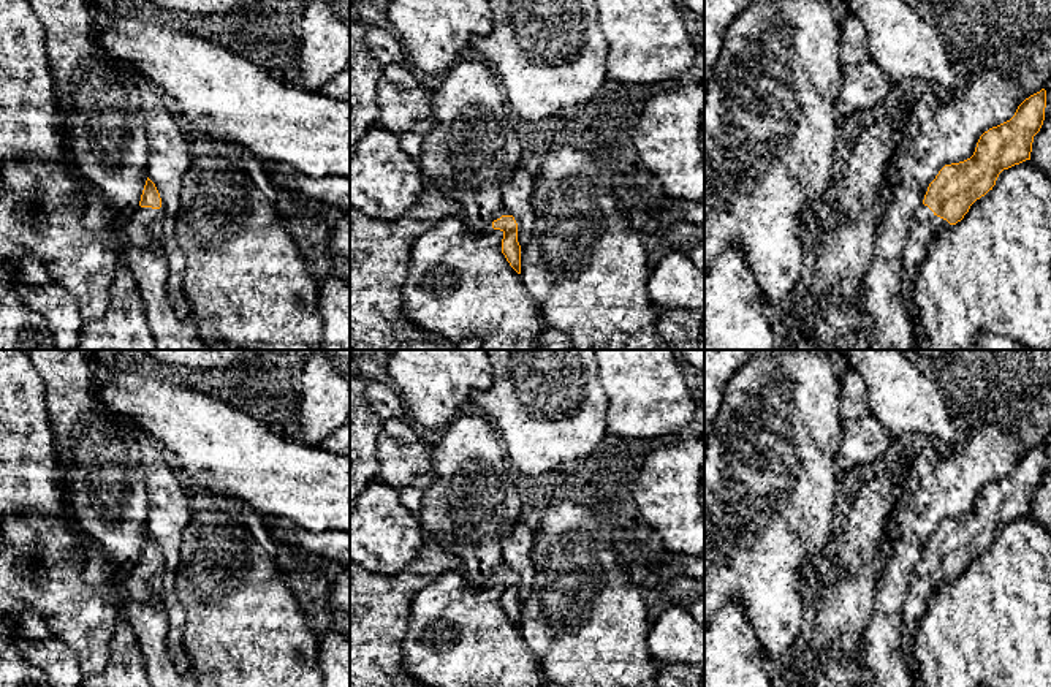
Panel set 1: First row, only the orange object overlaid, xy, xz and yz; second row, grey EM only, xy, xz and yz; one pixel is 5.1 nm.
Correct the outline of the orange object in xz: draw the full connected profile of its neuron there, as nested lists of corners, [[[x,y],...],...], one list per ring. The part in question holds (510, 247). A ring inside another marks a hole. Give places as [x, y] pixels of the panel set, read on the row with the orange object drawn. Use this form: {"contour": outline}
{"contour": [[[502,207],[494,215],[492,228],[503,233],[502,253],[510,266],[521,274],[521,245],[518,242],[518,223],[514,217],[505,207]]]}

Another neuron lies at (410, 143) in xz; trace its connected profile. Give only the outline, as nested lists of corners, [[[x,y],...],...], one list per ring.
[[[400,133],[399,135],[402,149],[412,157],[418,158],[421,152],[423,136],[415,133]]]

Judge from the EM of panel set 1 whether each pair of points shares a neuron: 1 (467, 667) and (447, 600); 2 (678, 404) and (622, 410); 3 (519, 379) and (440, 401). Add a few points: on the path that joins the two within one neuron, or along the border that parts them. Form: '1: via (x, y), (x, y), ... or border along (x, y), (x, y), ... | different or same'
1: via (467, 651), (462, 629), (451, 616) | same
2: via (663, 404), (643, 404), (637, 410) | same
3: border along (493, 366), (493, 382), (469, 399) | different

